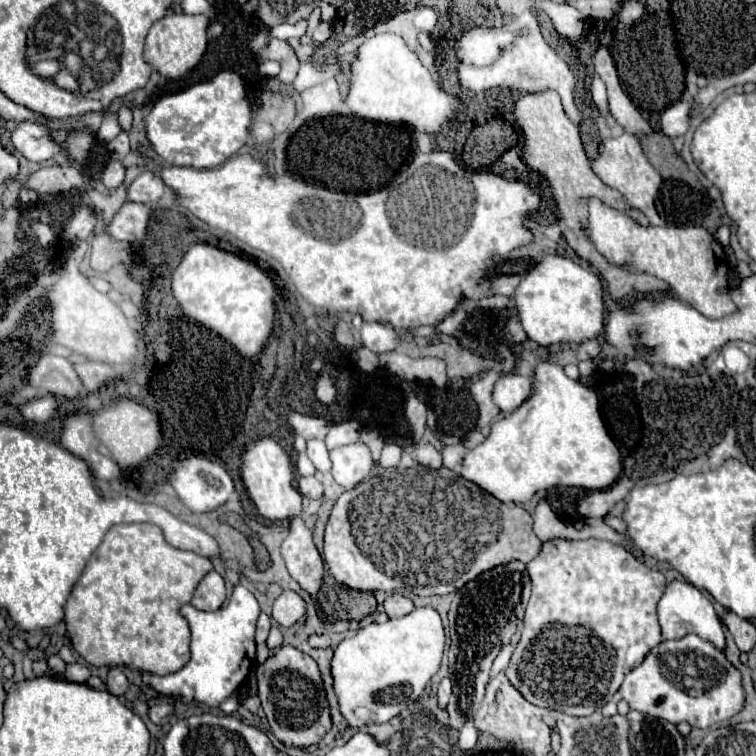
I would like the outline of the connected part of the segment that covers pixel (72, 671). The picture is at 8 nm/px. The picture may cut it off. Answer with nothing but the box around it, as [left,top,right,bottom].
[65,662,91,682]

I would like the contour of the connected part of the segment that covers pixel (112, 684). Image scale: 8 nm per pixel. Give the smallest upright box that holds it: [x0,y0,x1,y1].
[107,668,127,696]

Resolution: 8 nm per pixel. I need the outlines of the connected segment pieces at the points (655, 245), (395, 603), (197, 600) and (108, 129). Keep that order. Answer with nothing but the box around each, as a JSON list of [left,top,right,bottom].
[[585,198,735,318],[383,594,413,618],[191,570,225,612],[99,110,119,142]]

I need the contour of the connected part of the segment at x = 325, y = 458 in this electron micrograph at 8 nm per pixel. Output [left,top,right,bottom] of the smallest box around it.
[307,438,331,472]

